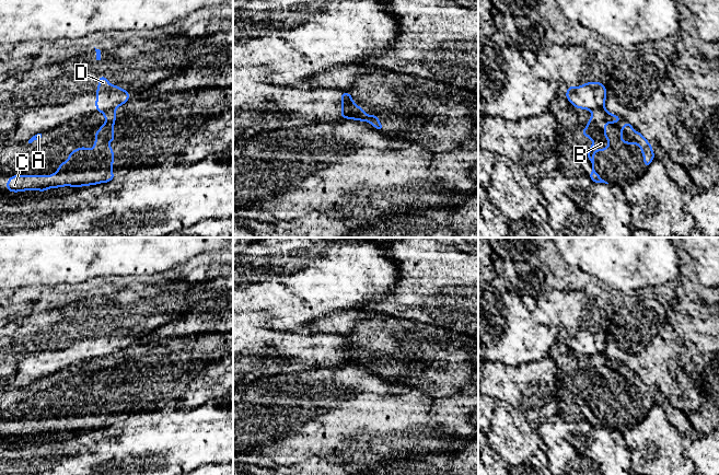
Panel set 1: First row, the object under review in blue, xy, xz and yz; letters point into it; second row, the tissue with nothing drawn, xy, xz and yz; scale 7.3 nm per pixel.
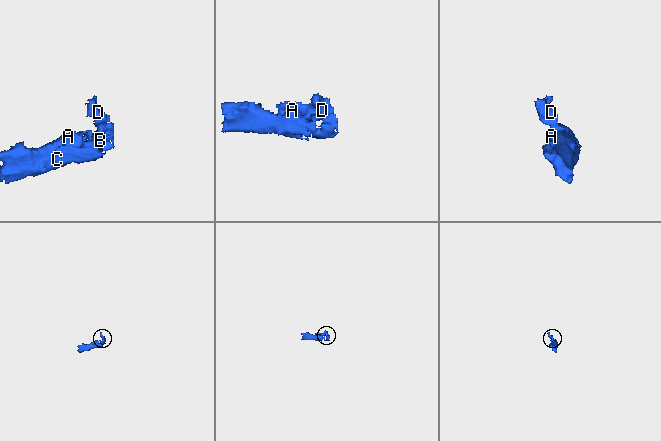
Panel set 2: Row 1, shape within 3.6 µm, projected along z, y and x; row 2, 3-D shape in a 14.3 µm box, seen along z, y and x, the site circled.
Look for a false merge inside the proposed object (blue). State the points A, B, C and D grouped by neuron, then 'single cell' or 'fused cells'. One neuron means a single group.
groups A B C / D; fused cells

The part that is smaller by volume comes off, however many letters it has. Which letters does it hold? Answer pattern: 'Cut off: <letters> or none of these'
Cut off: D

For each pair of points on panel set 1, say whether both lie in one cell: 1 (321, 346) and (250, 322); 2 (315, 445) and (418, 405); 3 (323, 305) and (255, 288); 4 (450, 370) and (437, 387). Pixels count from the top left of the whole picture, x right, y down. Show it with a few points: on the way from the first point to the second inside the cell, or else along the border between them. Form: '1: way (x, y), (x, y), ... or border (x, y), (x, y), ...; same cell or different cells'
1: way (303, 348), (280, 348), (267, 339); same cell
2: way (340, 423), (343, 420), (393, 420); same cell
3: way (306, 289), (271, 288); same cell
4: way (445, 374), (437, 383); same cell

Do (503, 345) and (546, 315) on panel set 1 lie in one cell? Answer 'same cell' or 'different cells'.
different cells

